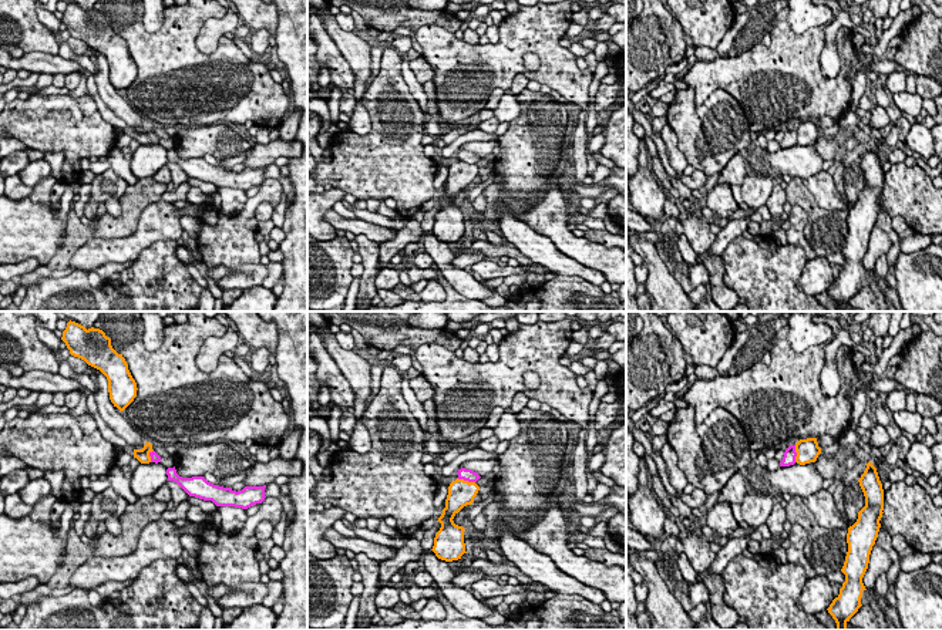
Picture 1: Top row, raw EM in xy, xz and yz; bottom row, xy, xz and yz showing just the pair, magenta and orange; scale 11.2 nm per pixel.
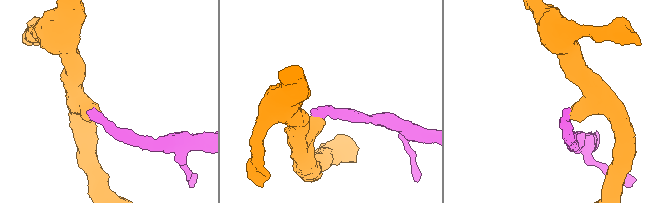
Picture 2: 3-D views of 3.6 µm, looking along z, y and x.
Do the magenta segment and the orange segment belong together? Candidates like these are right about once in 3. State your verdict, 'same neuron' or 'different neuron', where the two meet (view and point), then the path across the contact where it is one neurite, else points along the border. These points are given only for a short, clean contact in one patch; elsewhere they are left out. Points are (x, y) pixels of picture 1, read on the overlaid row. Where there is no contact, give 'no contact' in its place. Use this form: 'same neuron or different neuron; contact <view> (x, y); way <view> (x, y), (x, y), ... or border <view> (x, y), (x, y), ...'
different neuron; contact xz (466, 479); border xz (457, 478), (474, 482)

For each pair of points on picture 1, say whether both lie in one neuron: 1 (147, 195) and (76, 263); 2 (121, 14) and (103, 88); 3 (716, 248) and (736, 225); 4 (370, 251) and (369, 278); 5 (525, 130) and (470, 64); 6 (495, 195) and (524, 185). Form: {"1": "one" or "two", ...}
{"1": "two", "2": "two", "3": "one", "4": "one", "5": "two", "6": "two"}

